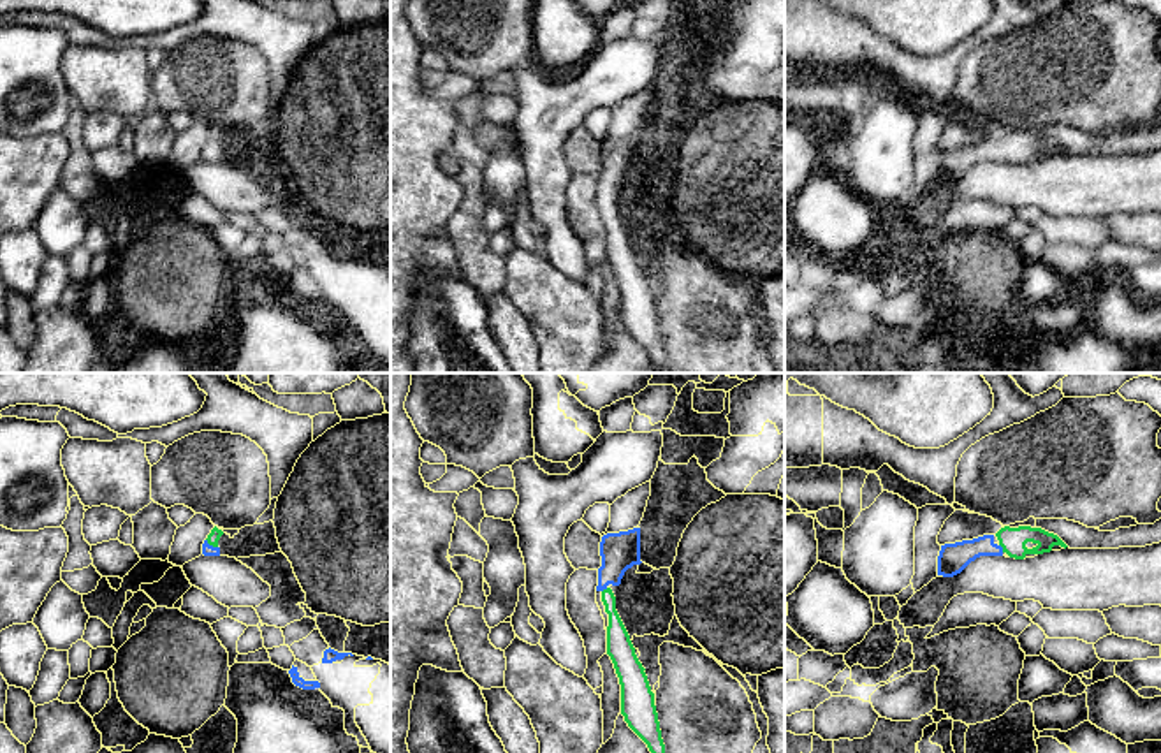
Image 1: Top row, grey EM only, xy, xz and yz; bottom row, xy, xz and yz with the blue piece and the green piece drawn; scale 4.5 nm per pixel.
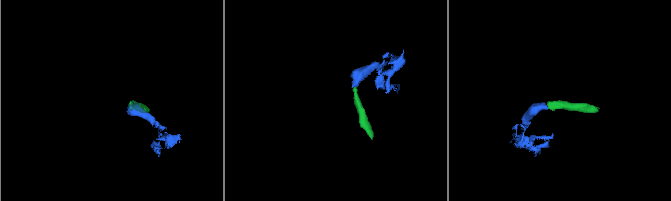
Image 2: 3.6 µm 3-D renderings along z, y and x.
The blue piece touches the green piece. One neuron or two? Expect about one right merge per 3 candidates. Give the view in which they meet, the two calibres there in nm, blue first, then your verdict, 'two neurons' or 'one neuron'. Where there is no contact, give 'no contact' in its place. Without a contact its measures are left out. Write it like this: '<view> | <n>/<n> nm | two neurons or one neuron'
xy | 50/60 nm | one neuron

